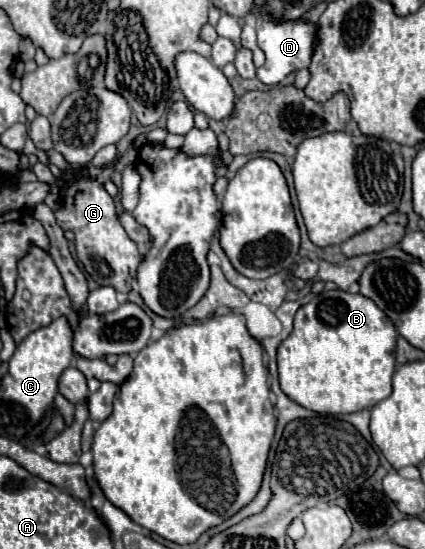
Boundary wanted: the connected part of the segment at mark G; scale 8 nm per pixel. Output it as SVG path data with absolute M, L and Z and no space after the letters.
M130 148L126 154L120 156L120 162L116 166L104 168L104 172L94 180L78 178L70 184L64 186L62 190L62 206L56 210L56 220L64 230L74 230L76 238L76 252L78 260L84 264L86 272L100 284L100 286L114 286L118 292L128 294L132 292L132 284L136 280L136 270L142 264L144 256L140 254L138 246L134 240L128 238L126 230L122 228L116 212L114 212L114 202L112 198L100 188L102 182L110 180L114 172L122 172L128 164L136 160L134 148Z

